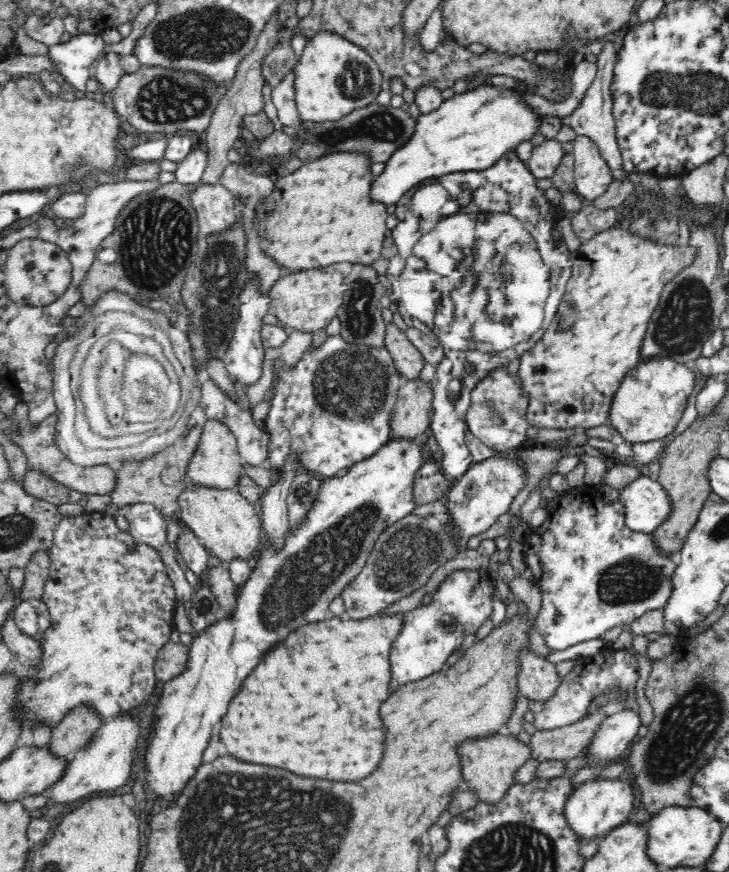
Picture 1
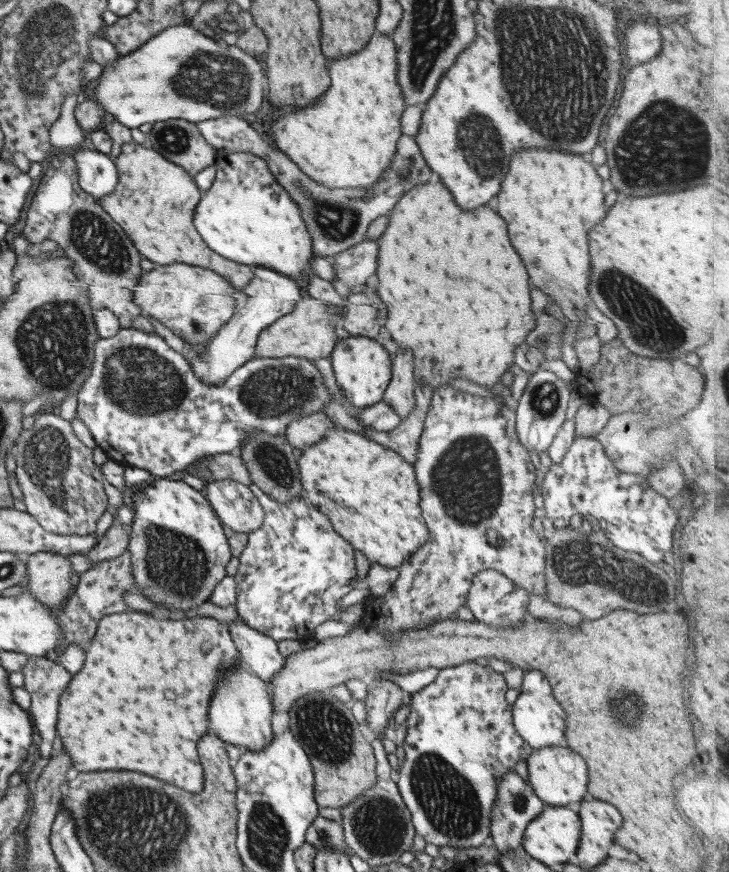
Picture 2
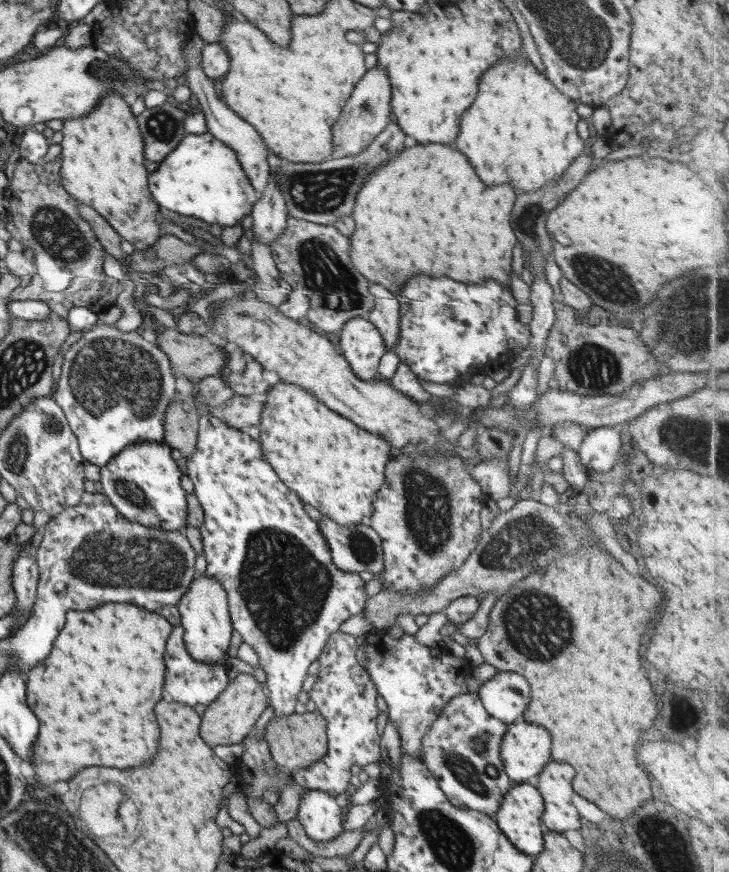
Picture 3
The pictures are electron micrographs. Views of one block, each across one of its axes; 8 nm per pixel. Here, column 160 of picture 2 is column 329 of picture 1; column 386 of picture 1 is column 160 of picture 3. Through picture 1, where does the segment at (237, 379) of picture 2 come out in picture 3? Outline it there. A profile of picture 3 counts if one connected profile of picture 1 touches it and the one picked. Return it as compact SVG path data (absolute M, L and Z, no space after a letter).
M99 323L64 352L60 376L51 397L68 420L81 458L100 467L123 447L137 441L164 443L164 410L175 392L174 378L166 354L155 343L143 338L138 330L123 333L113 324Z

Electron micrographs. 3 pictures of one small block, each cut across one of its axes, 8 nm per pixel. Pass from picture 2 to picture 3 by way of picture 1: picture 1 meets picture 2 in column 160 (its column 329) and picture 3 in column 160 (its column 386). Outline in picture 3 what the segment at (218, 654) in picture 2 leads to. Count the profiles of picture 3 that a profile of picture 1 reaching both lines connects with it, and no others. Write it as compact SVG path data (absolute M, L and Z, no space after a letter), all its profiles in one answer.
M106 602L92 608L91 610L86 611L76 611L76 610L68 610L65 612L64 616L65 626L63 626L63 630L57 634L57 638L53 640L53 648L51 648L51 652L49 652L49 656L45 658L45 662L41 662L41 664L35 664L33 668L28 670L29 676L25 676L25 700L27 700L27 704L29 704L29 708L33 708L33 714L37 716L37 722L39 722L39 734L37 734L37 740L33 742L33 756L31 766L33 767L33 772L35 773L36 780L42 782L43 784L51 784L53 782L59 782L59 780L69 780L77 770L81 770L81 768L87 768L87 766L107 766L107 768L133 768L133 766L141 766L141 764L145 764L145 762L149 762L151 758L153 758L153 754L155 754L155 750L157 750L157 736L159 736L159 730L157 730L157 722L155 722L155 716L153 716L153 706L155 706L155 702L161 698L161 682L163 682L163 656L164 650L167 646L167 640L169 638L169 634L171 634L173 627L172 625L161 615L156 614L154 612L149 612L139 608L138 606L129 604L129 603L114 603L114 602Z

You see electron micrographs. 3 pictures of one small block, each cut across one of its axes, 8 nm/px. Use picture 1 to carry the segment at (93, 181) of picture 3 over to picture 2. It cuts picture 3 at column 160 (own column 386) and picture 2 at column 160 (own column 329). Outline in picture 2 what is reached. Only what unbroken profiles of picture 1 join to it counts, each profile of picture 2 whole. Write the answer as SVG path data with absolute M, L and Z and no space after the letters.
M133 140L123 143L121 153L112 160L117 170L117 186L111 194L96 202L123 229L142 258L161 266L181 263L211 270L239 291L239 295L234 297L238 302L242 300L241 290L253 278L253 271L249 265L227 260L207 248L195 230L193 208L202 192L193 178L155 150L143 148Z

